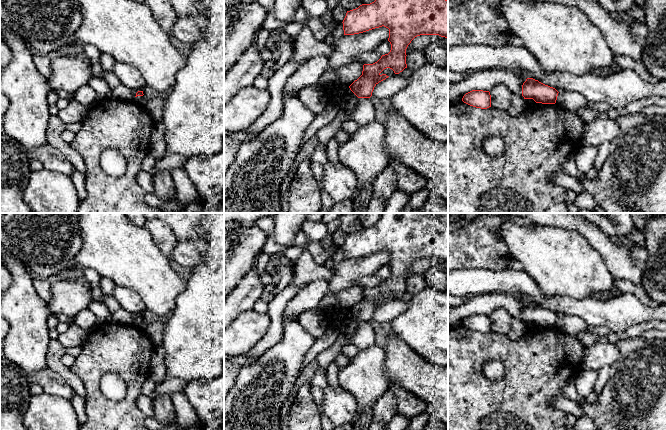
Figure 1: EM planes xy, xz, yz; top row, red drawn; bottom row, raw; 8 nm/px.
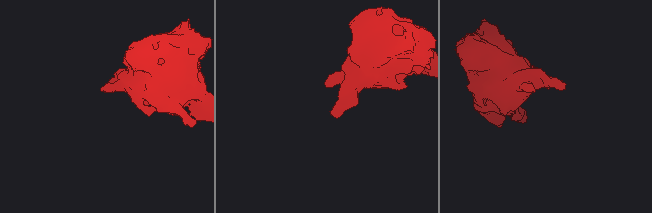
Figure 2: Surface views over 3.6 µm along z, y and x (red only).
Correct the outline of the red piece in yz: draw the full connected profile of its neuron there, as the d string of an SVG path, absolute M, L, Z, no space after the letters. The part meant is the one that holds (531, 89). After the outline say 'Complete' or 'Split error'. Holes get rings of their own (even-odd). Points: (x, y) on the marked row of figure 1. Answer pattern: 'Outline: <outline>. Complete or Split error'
Outline: M527 78L522 85L522 96L524 99L533 99L536 103L555 104L558 91L533 78Z. Complete

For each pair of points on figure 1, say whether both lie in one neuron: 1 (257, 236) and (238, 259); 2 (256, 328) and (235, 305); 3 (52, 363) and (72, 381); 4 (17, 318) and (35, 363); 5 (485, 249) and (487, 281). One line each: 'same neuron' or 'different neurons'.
1: same neuron
2: different neurons
3: same neuron
4: same neuron
5: different neurons

